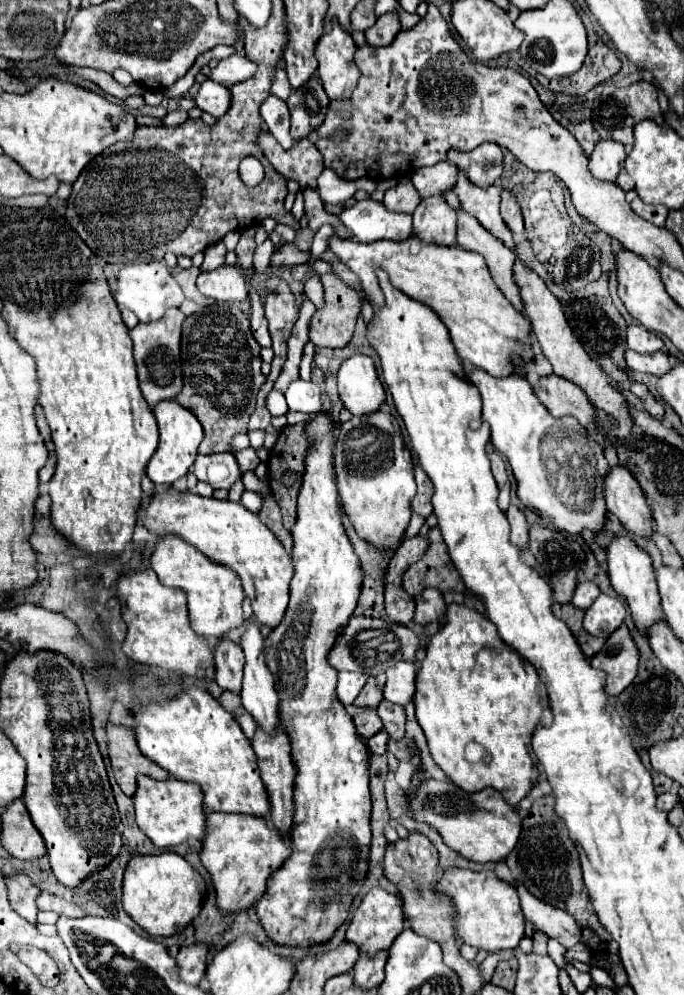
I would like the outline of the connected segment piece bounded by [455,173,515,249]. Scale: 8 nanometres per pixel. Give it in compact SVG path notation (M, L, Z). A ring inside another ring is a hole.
M459 173L459 181L455 185L455 193L461 201L461 207L473 215L493 237L501 239L505 247L515 247L509 227L503 223L499 213L499 201L501 201L501 189L497 185L491 185L487 189L475 187L465 173Z

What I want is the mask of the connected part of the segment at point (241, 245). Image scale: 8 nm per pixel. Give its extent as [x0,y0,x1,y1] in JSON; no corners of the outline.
[235,235,255,267]

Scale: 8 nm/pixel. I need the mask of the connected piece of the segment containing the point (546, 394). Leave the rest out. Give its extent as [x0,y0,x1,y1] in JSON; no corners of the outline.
[533,375,595,427]

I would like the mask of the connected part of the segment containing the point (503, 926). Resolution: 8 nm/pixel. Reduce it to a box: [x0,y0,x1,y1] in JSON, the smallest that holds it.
[433,867,523,953]

